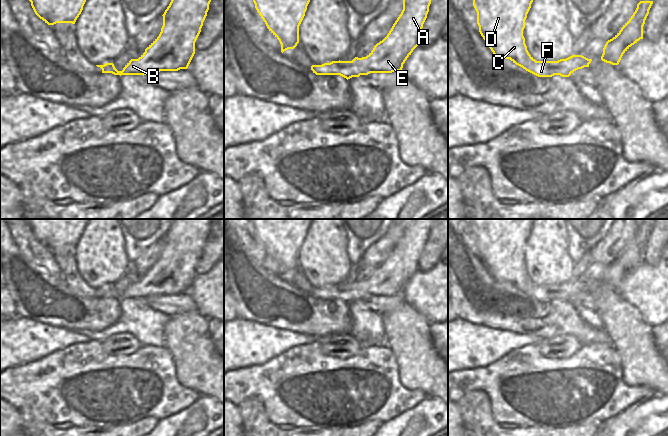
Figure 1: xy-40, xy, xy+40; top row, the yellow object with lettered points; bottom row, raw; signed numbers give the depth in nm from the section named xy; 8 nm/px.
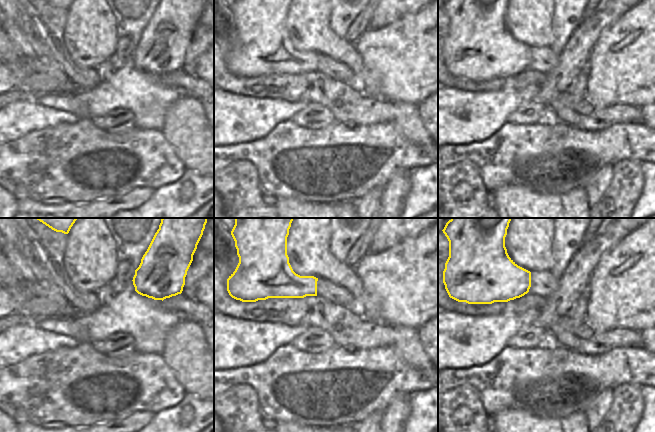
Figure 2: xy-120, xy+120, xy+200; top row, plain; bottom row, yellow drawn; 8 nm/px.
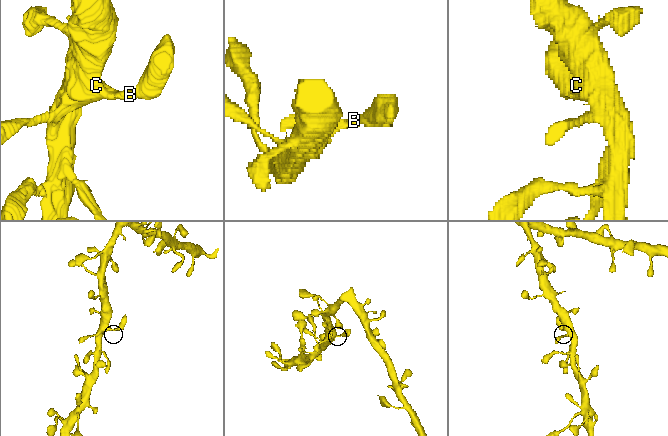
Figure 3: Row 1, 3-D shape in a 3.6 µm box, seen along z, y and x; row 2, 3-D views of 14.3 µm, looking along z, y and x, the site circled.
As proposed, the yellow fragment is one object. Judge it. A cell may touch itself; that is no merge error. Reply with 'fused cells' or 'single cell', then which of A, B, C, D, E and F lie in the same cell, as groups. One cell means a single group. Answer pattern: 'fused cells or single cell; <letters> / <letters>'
single cell; A B C D E F

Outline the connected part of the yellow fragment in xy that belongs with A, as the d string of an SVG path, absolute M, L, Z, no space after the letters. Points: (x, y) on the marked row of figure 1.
M403 0L403 10L387 36L377 43L373 50L362 58L355 57L352 61L332 61L322 65L312 65L311 70L316 75L340 75L347 80L370 73L392 73L401 71L403 64L419 45L419 34L429 12L431 0Z

